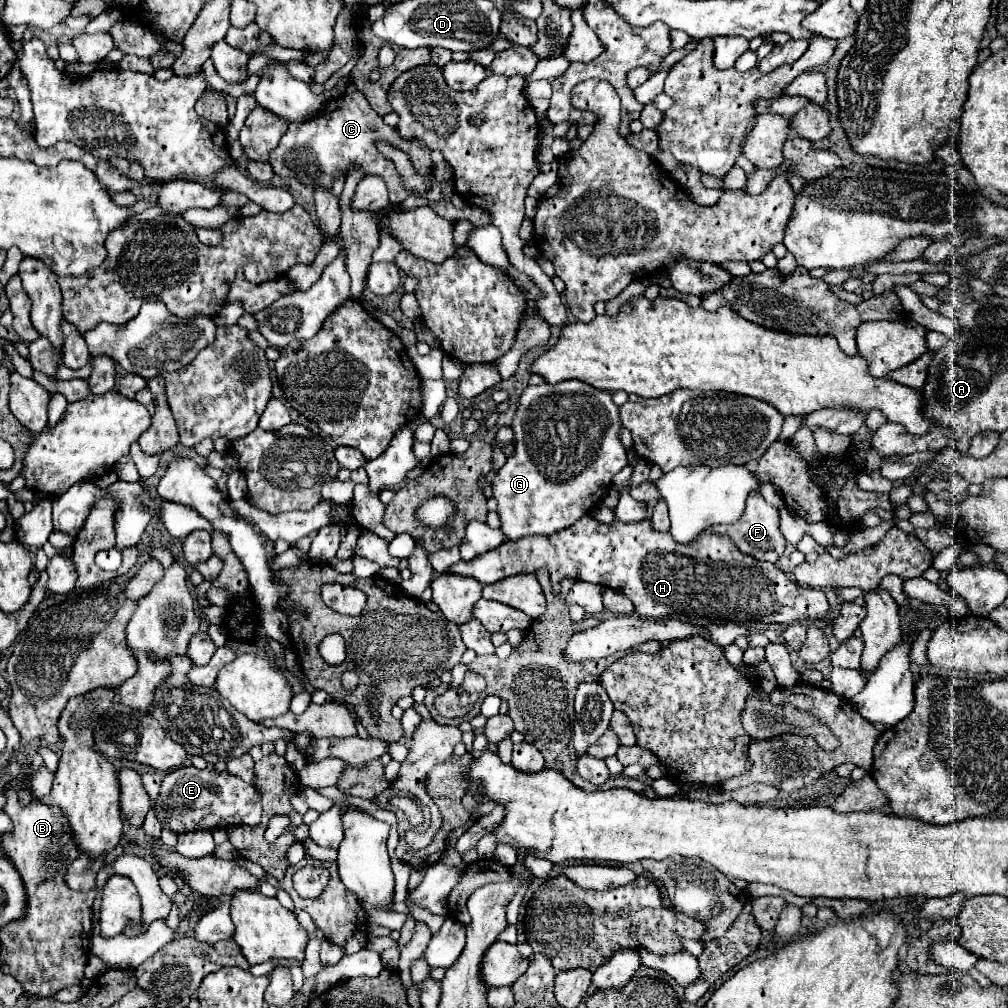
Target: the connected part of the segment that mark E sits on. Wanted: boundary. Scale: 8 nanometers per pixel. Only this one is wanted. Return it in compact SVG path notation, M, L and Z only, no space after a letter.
M194 766L178 768L164 776L158 800L156 816L162 828L182 834L194 830L212 830L228 826L256 826L260 822L260 794L258 790L238 776L218 770L196 770Z

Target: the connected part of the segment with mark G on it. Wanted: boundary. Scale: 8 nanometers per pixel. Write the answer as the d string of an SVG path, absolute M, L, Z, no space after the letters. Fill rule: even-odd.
M564 380L554 386L528 386L520 396L520 406L512 422L516 446L514 456L508 458L508 462L498 470L496 478L492 480L492 490L498 502L498 516L502 522L504 536L508 540L518 540L534 534L554 534L572 526L592 506L596 506L610 488L612 476L628 464L626 450L618 438L620 428L622 422L618 406L604 390L596 390L580 380ZM574 398L582 398L584 402L576 404ZM570 416L576 420L574 428L568 422Z

